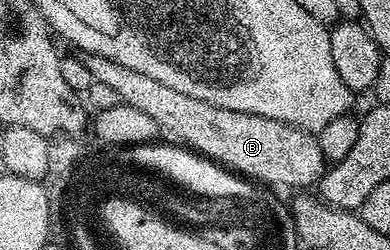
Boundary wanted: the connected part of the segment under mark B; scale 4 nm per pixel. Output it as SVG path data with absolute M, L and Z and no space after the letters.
M85 54L83 59L93 81L107 84L116 92L122 104L139 108L139 112L151 116L158 128L164 133L166 130L173 137L170 139L196 153L204 154L226 170L258 183L266 182L261 184L269 188L309 188L312 182L313 185L320 183L321 176L327 169L317 139L308 130L271 120L267 116L255 116L251 112L231 112L227 108L195 100L195 96L183 96L183 92L175 92L175 88L167 88L167 84L159 84L159 80L151 80L151 76L143 76L143 72L135 72L133 68L127 68L98 54Z

